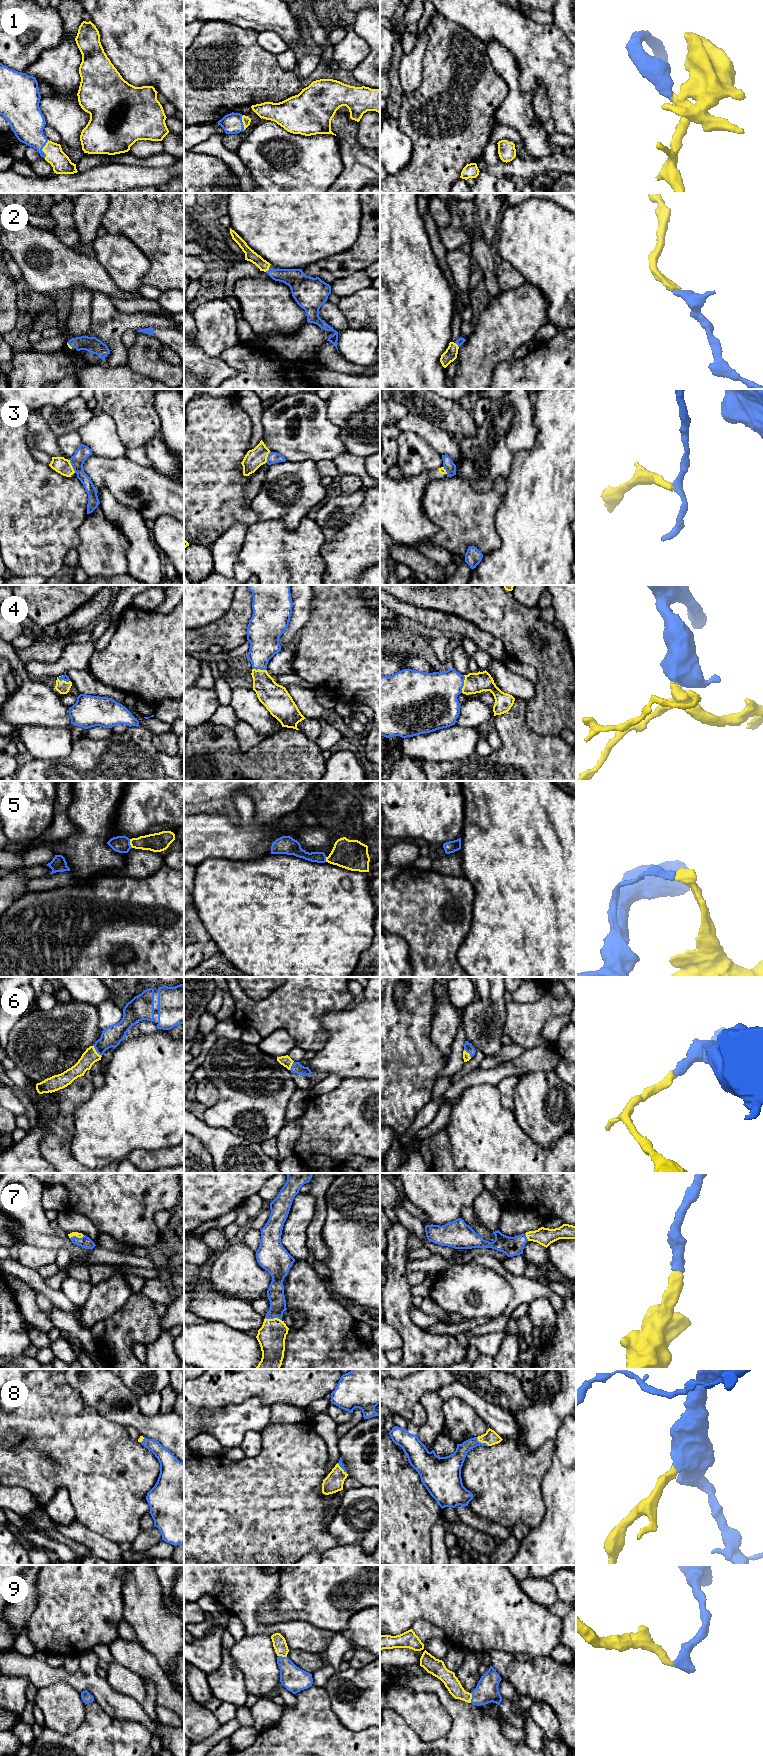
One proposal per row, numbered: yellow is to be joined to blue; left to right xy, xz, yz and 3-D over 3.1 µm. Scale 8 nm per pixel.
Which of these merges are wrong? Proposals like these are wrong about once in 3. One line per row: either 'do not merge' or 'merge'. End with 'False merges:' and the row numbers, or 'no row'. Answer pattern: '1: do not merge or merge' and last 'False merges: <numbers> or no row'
1: merge
2: merge
3: do not merge
4: merge
5: merge
6: merge
7: merge
8: merge
9: merge
False merges: 3

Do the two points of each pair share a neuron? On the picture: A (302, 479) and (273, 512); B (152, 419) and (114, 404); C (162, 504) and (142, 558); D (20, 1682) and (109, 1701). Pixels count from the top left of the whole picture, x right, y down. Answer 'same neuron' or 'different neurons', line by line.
A: same neuron
B: same neuron
C: different neurons
D: different neurons

